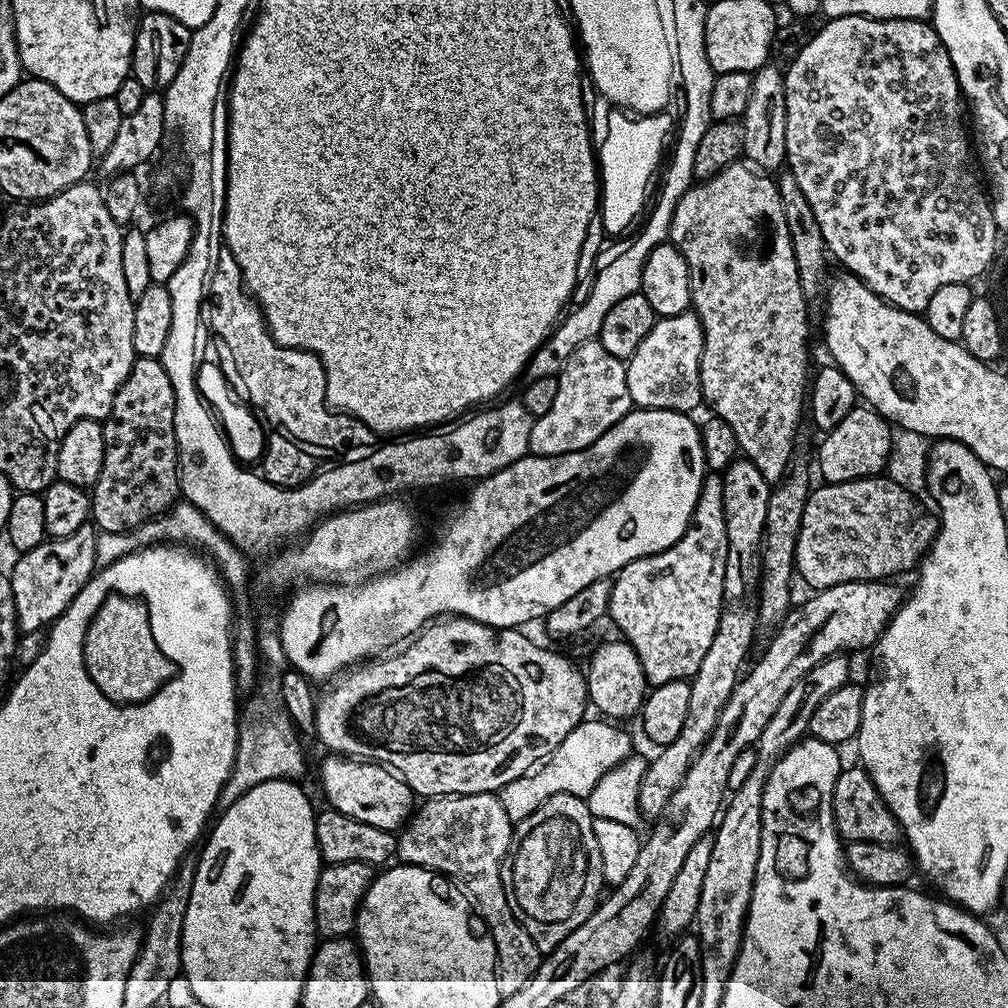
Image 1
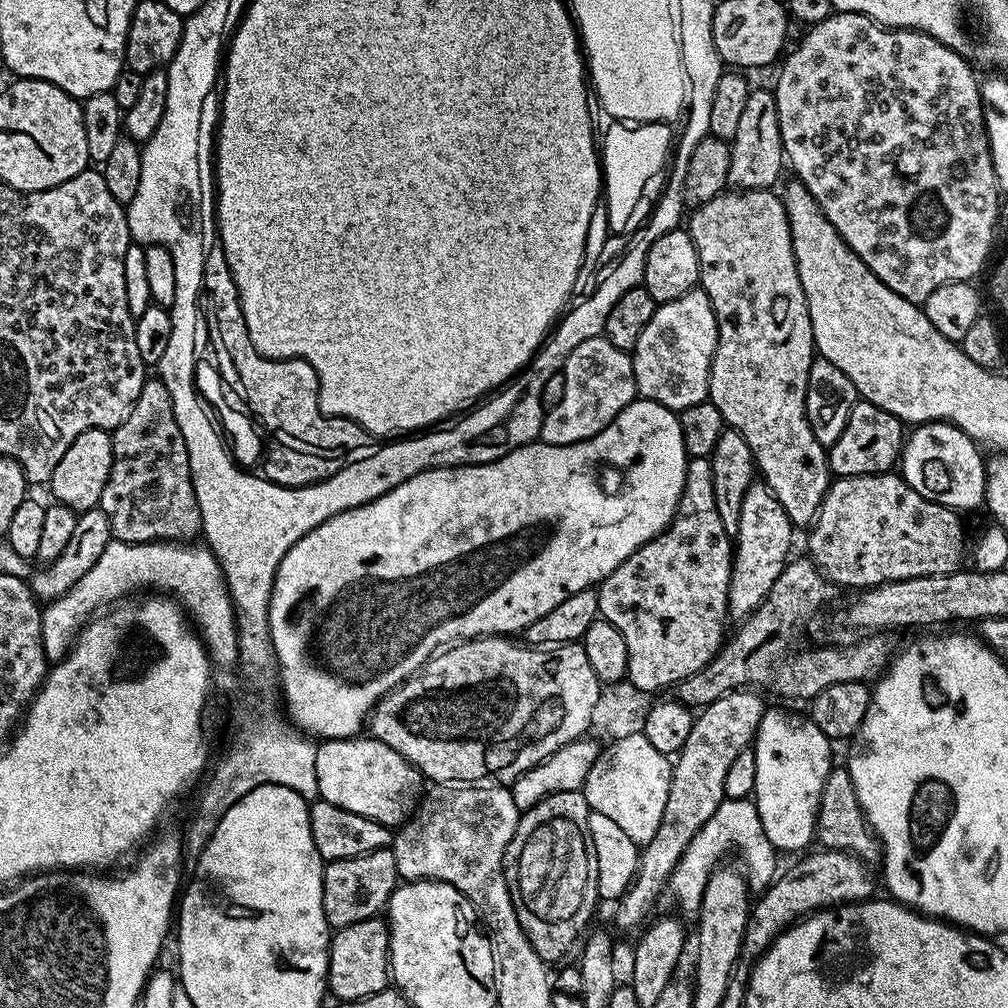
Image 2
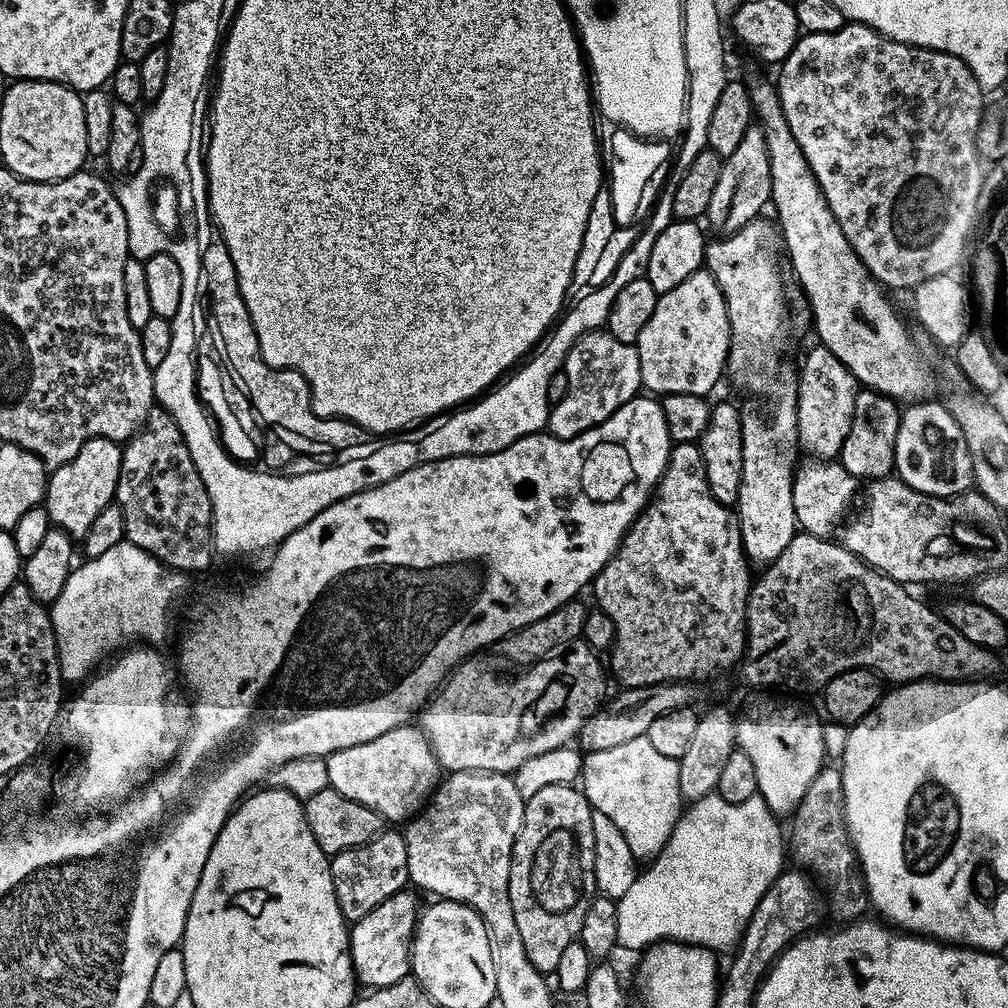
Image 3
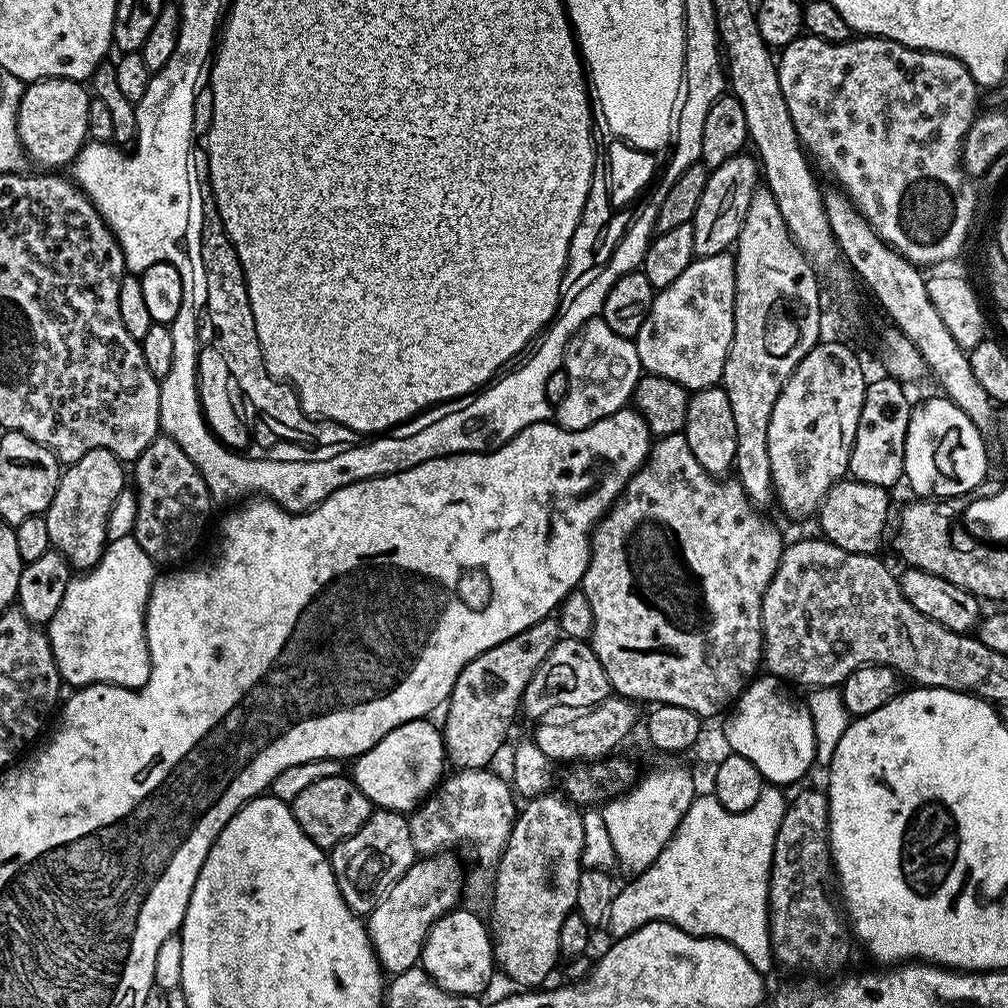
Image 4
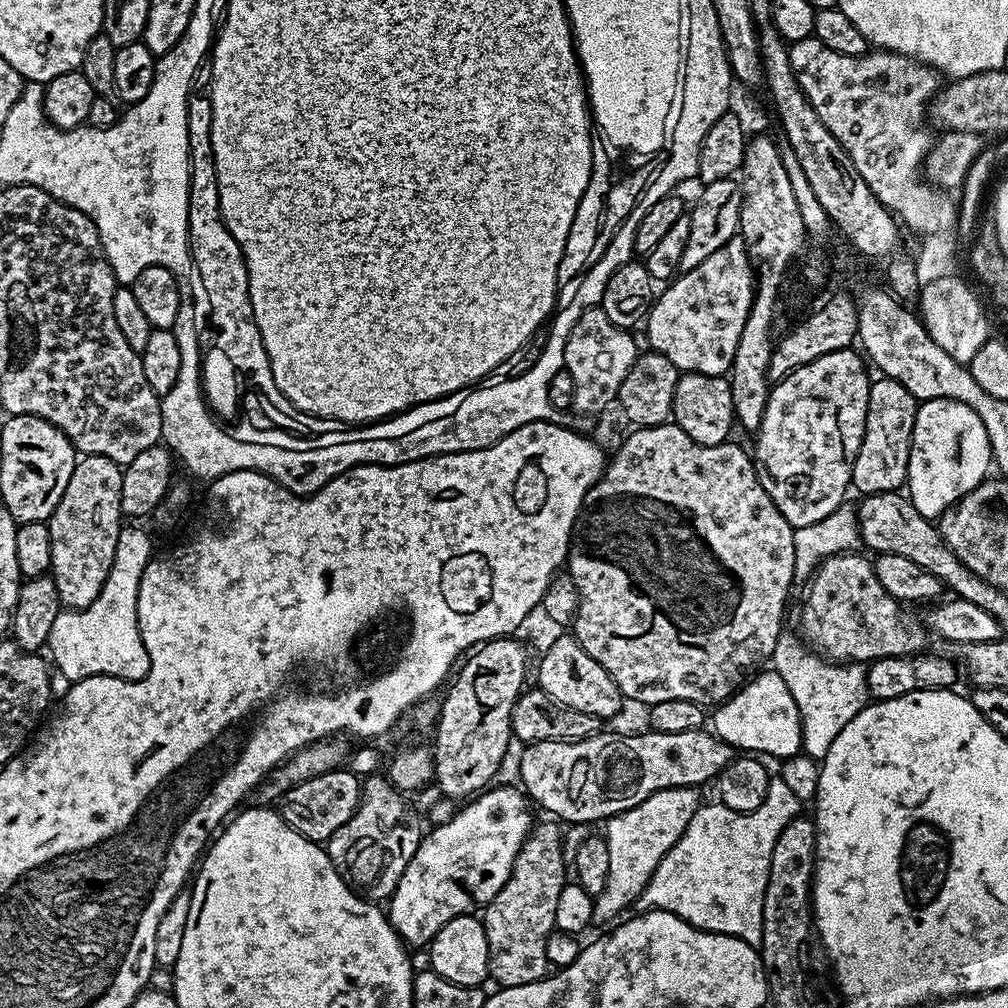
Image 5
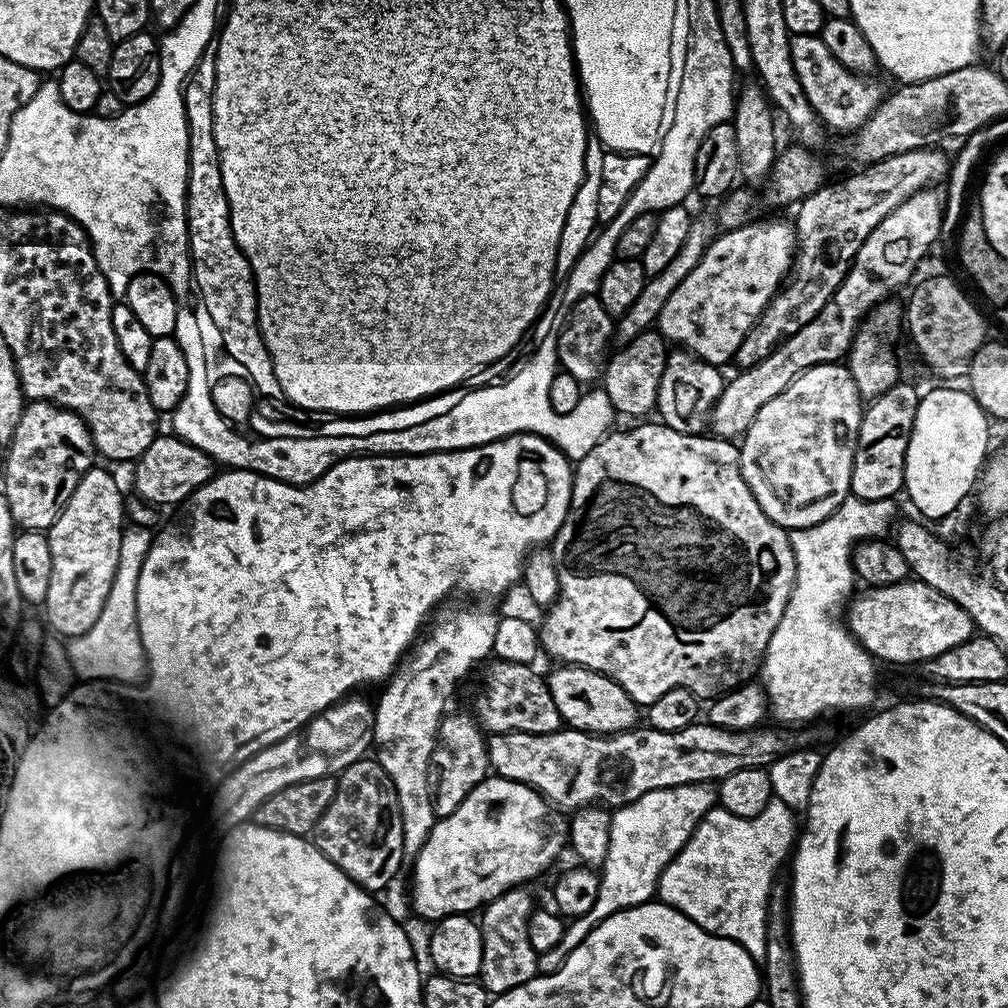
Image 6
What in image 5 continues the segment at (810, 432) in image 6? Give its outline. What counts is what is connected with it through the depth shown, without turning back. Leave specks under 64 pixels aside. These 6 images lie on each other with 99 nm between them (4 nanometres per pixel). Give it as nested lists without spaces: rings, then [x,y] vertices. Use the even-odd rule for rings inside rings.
[[[843,348],[834,354],[814,358],[814,362],[796,368],[784,380],[771,385],[762,422],[754,433],[756,449],[751,449],[750,455],[762,490],[770,494],[770,502],[778,506],[782,518],[786,518],[793,529],[822,522],[826,514],[834,514],[834,510],[845,503],[844,495],[850,492],[852,467],[862,446],[868,409],[870,375],[864,366],[866,360],[859,351]]]

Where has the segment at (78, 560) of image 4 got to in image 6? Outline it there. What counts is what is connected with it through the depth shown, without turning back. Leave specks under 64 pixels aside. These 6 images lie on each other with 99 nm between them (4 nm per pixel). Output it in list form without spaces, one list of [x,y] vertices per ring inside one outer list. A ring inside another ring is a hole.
[[[93,466],[89,472],[82,474],[78,486],[74,486],[74,494],[70,494],[66,506],[56,515],[51,528],[47,529],[54,566],[50,570],[46,607],[53,622],[65,632],[65,637],[82,634],[90,630],[94,622],[98,622],[98,614],[102,614],[102,606],[106,606],[106,598],[110,594],[110,586],[114,586],[114,574],[118,570],[118,550],[122,550],[125,523],[124,492],[120,489],[119,482],[106,469]]]

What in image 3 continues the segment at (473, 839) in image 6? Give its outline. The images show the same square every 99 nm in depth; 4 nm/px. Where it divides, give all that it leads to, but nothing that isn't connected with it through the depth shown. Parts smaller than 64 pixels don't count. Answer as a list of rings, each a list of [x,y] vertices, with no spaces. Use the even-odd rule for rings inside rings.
[[[401,890],[396,892],[386,902],[374,906],[366,918],[355,921],[351,925],[348,937],[348,949],[352,955],[352,969],[356,971],[356,979],[361,985],[365,984],[365,989],[375,990],[394,986],[394,982],[405,979],[409,975],[412,963],[412,935],[416,932],[416,921],[422,911],[422,904],[416,901],[415,891]]]

